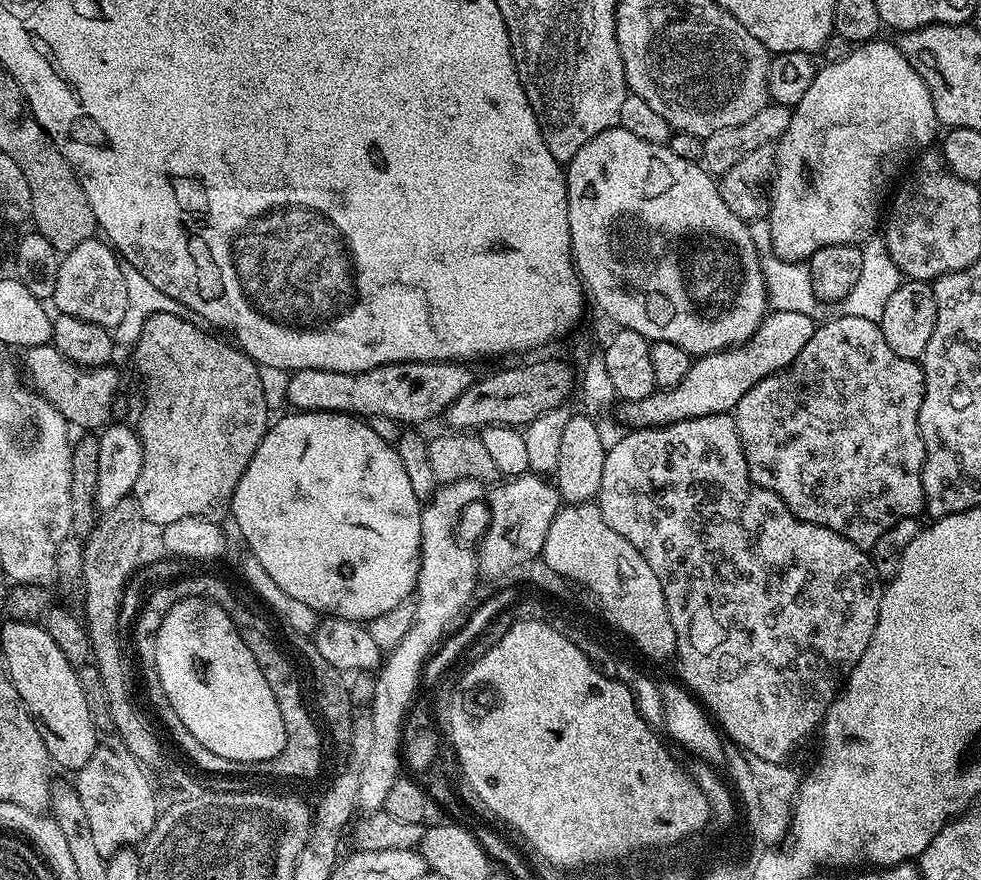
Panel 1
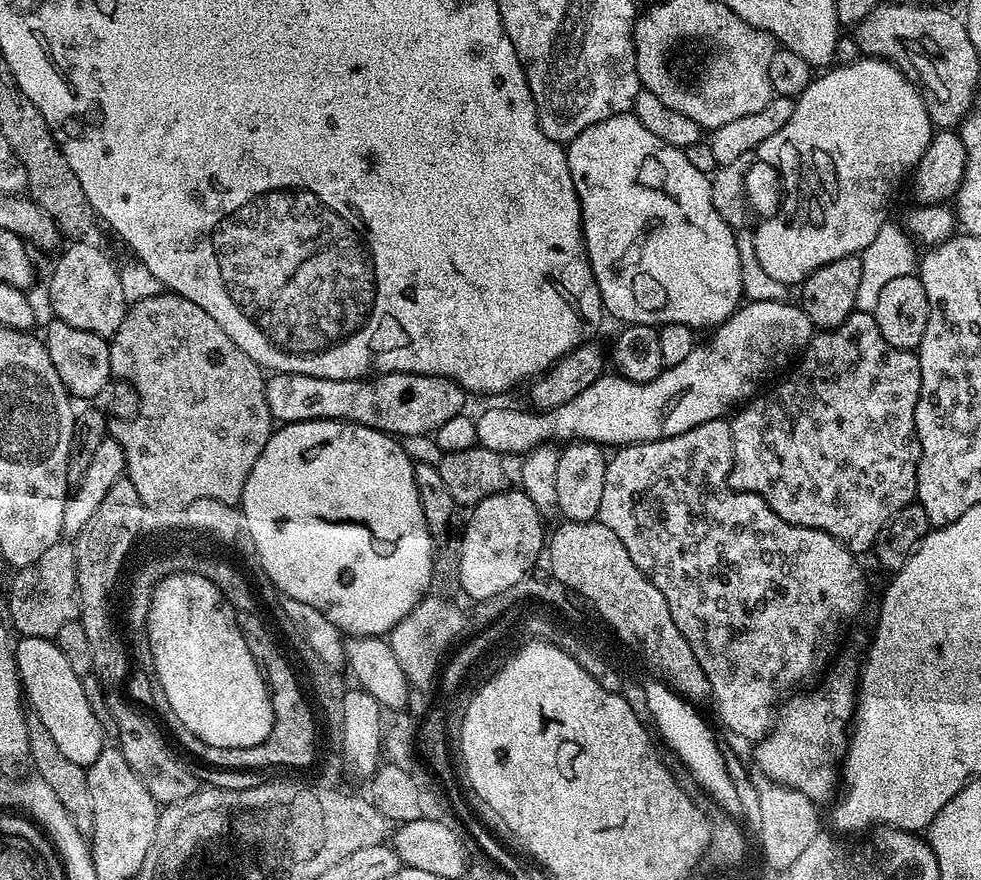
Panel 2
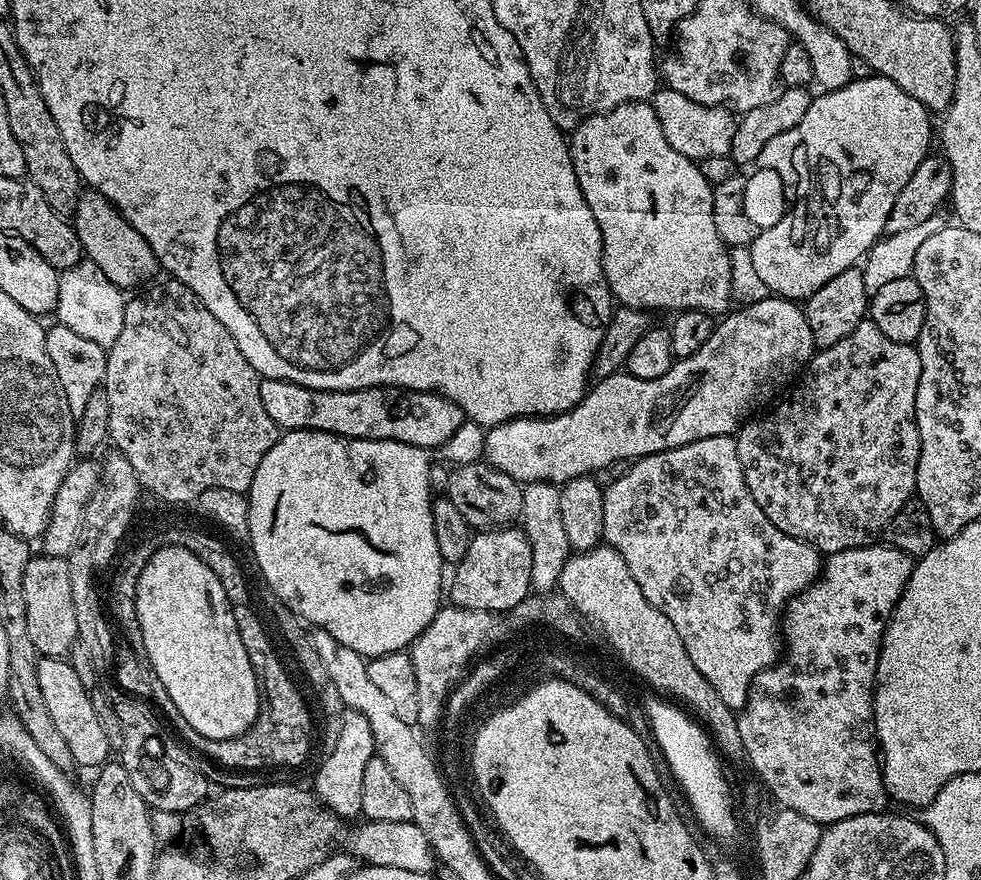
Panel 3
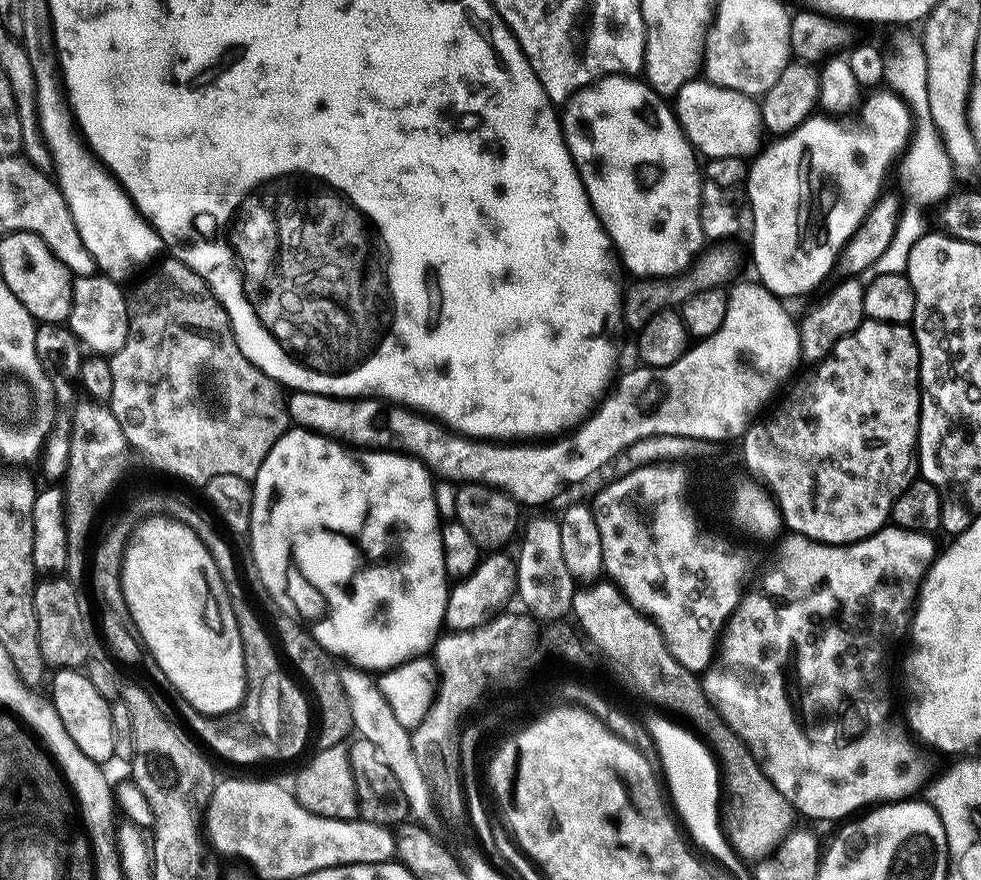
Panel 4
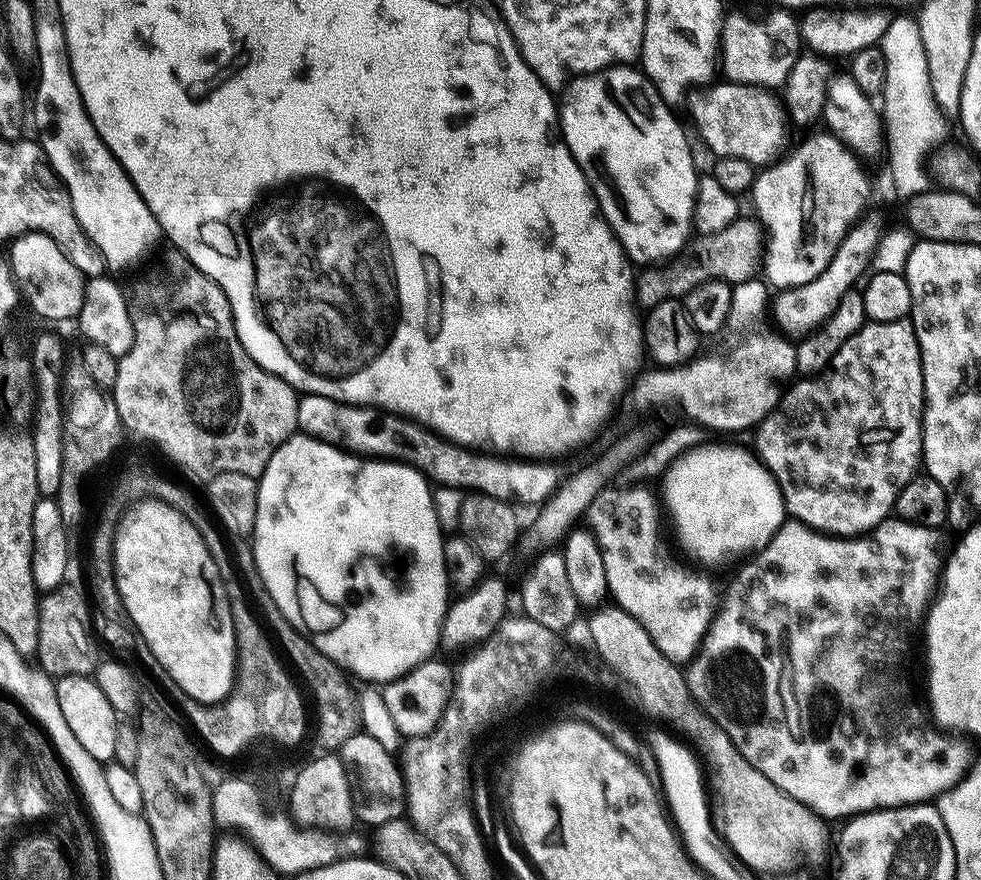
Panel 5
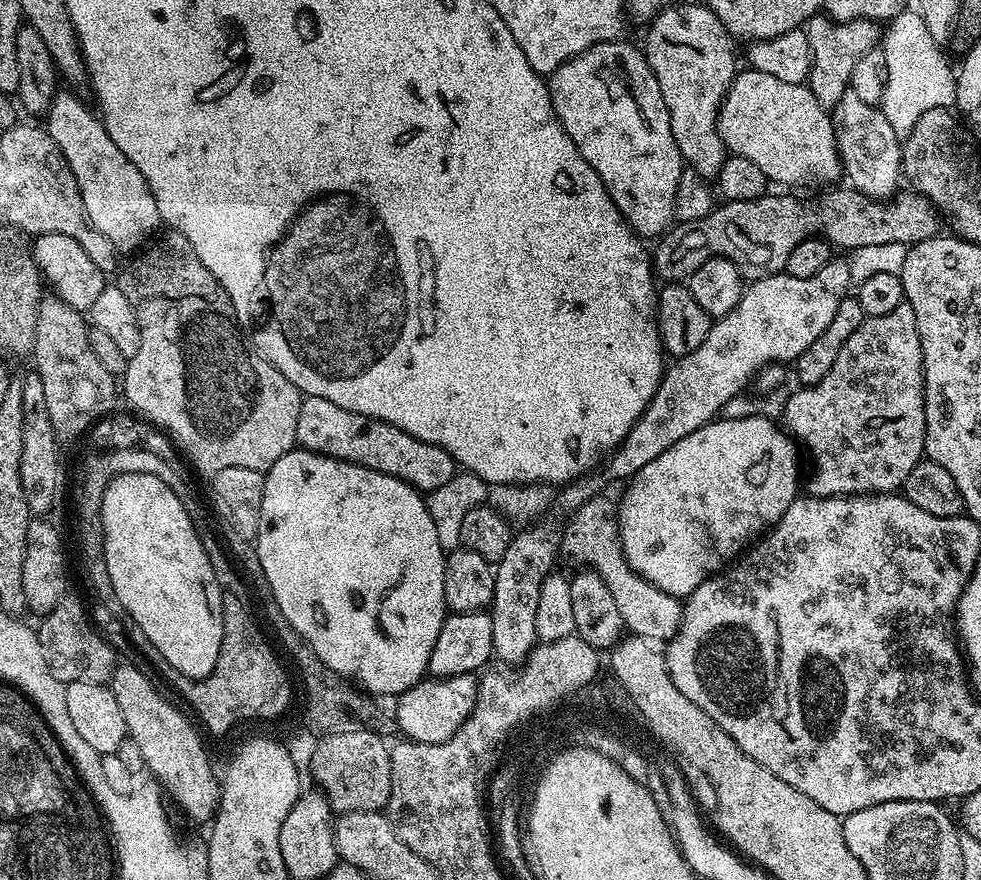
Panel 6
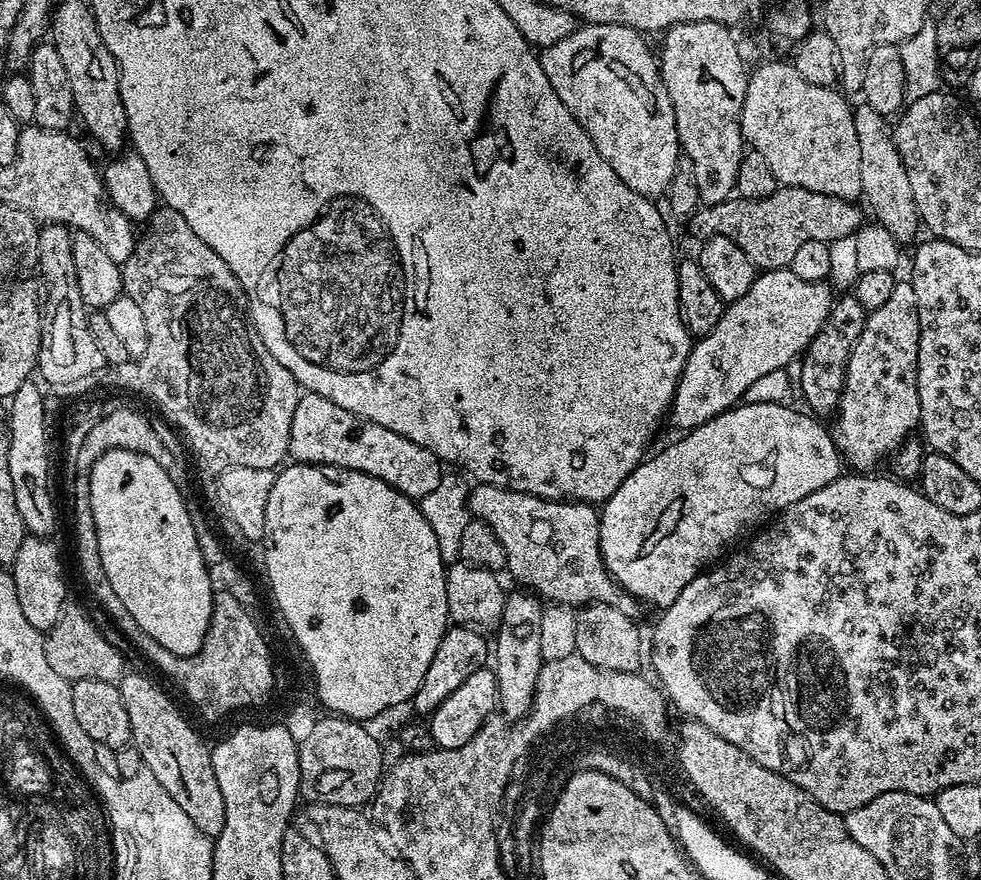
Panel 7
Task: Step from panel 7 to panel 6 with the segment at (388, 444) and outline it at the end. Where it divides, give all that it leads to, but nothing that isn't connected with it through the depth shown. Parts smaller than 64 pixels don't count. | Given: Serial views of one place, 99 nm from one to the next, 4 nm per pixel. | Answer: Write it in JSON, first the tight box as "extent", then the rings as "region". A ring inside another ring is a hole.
{"extent":[296,396,458,494],"region":[[[321,396],[301,399],[296,442],[303,451],[317,452],[320,456],[329,456],[375,472],[390,474],[421,494],[437,490],[458,472],[456,461],[446,450],[430,442],[422,442],[398,430],[398,426],[387,424],[378,418],[334,406],[334,402]]]}

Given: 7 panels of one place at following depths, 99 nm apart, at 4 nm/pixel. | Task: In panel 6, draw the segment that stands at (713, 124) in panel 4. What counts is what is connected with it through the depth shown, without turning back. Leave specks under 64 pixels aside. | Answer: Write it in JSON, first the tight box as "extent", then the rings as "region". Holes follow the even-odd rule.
{"extent":[718,71,841,185],"region":[[[737,71],[720,104],[718,130],[725,149],[731,155],[750,158],[750,162],[754,162],[754,166],[758,166],[758,170],[762,170],[762,174],[766,174],[773,185],[808,184],[811,180],[828,184],[831,180],[841,179],[840,151],[829,109],[824,108],[818,98],[814,98],[807,83],[782,82],[782,78],[774,78],[774,74],[747,71]]]}

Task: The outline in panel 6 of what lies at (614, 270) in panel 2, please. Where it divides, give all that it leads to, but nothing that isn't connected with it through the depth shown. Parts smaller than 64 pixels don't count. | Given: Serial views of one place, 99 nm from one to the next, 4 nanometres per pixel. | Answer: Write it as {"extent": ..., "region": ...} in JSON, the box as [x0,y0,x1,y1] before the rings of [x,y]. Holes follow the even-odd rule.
{"extent":[547,40,686,238],"region":[[[611,40],[605,44],[595,44],[592,48],[587,48],[582,54],[578,54],[574,59],[566,61],[562,66],[558,66],[558,70],[551,73],[550,79],[547,81],[548,93],[552,99],[552,105],[561,126],[564,127],[566,134],[576,144],[576,149],[580,151],[584,161],[596,171],[598,178],[602,178],[604,188],[611,194],[616,209],[624,215],[624,221],[628,223],[628,227],[641,238],[647,238],[647,236],[660,238],[663,237],[664,233],[668,231],[670,225],[673,223],[676,198],[682,188],[680,171],[685,171],[686,165],[681,160],[680,151],[674,142],[674,134],[670,126],[670,114],[666,110],[666,102],[662,98],[662,90],[650,70],[648,60],[637,45],[635,48],[632,44],[624,43],[620,40]]]}

